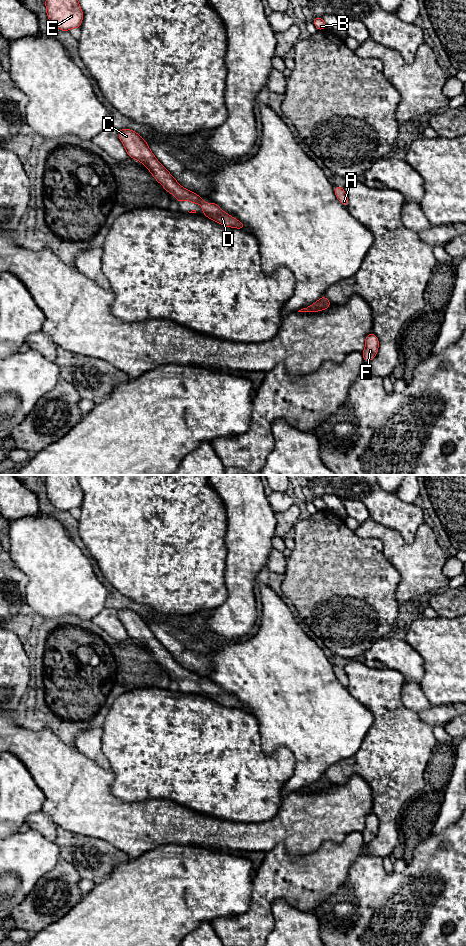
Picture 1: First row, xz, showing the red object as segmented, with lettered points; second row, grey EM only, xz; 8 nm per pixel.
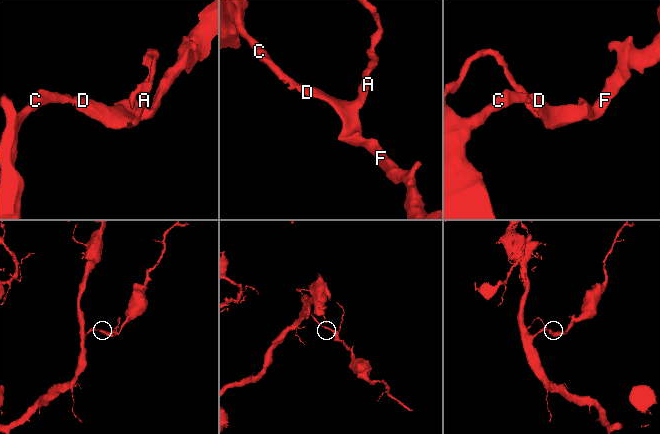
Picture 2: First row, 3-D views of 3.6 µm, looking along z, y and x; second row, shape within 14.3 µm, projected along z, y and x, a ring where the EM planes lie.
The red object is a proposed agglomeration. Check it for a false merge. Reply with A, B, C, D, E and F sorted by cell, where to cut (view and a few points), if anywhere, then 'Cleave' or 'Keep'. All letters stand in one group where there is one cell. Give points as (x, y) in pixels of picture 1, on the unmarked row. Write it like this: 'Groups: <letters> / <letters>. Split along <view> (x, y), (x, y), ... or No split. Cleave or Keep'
Groups: A B C D E F. No split. Keep

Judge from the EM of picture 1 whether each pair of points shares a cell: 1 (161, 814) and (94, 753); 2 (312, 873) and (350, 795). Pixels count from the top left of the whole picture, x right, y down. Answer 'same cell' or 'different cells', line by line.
1: different cells
2: different cells

